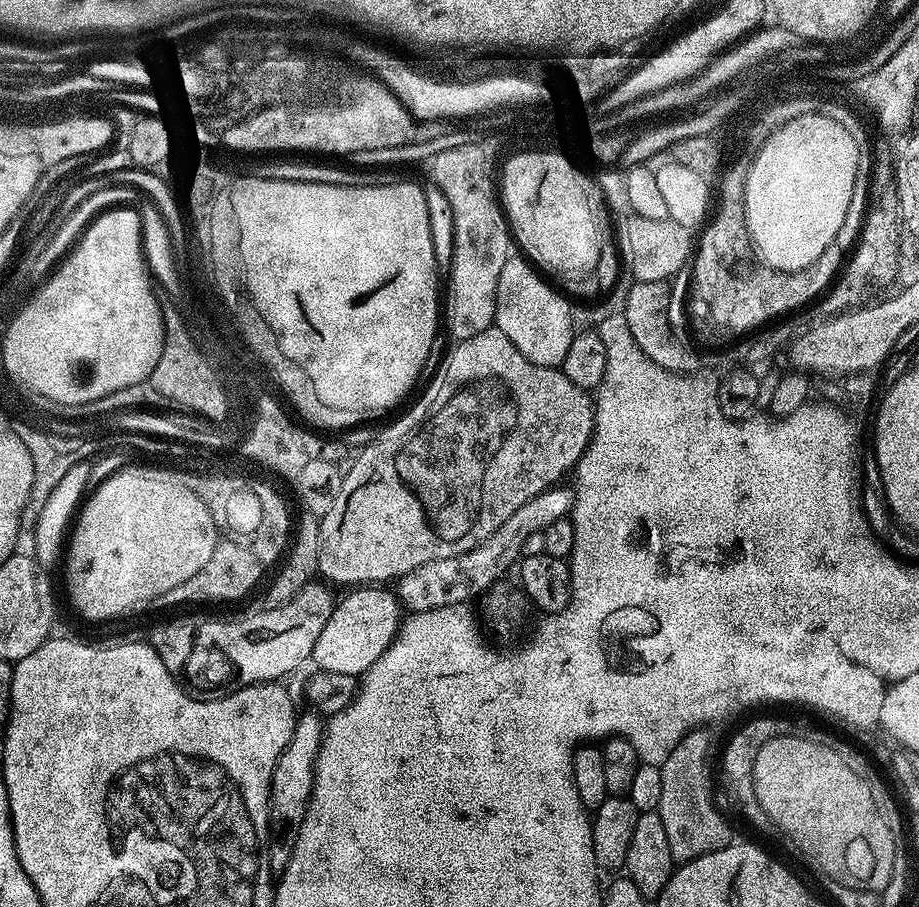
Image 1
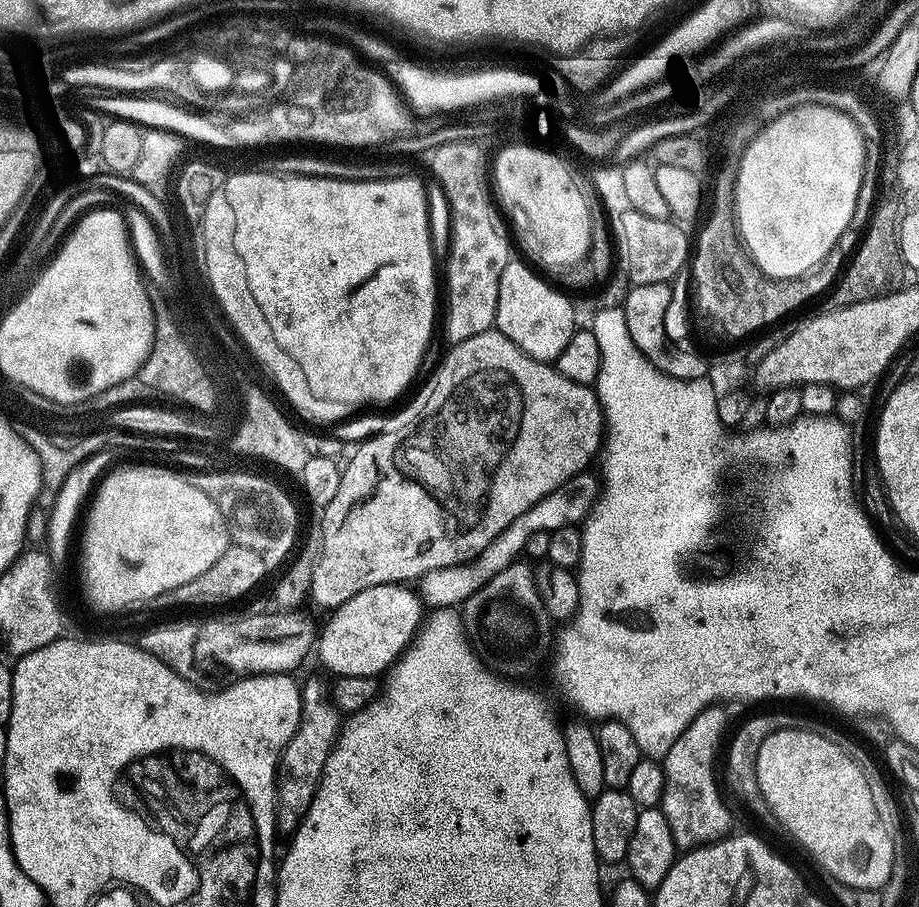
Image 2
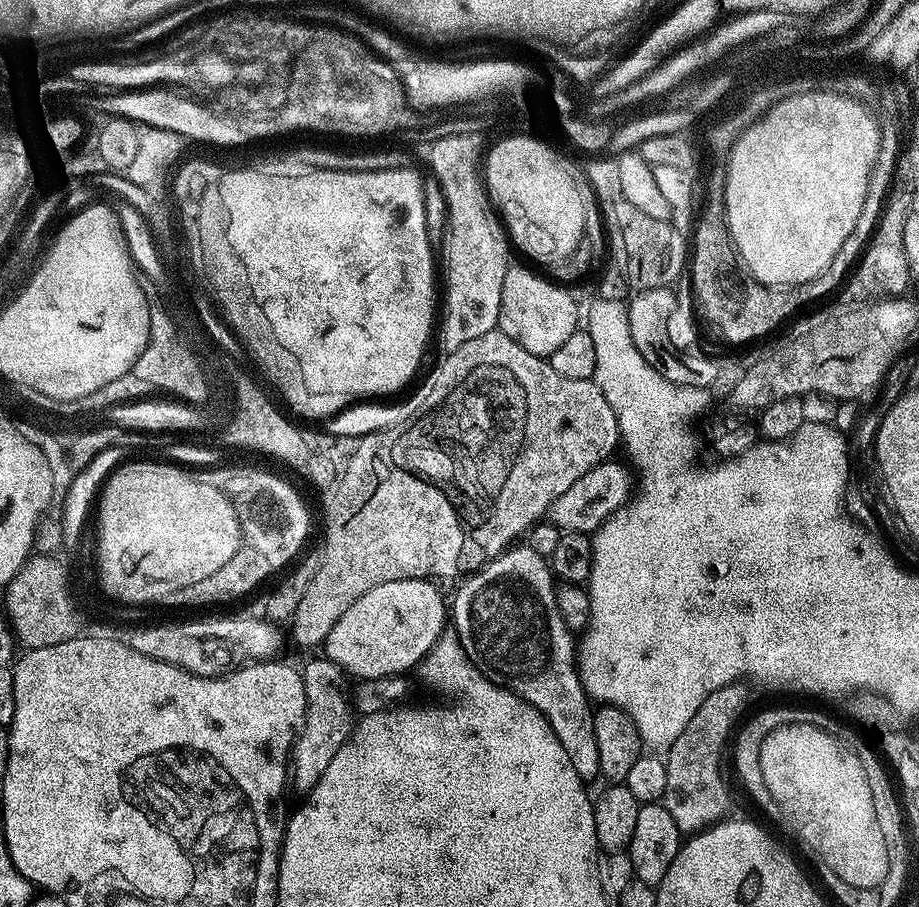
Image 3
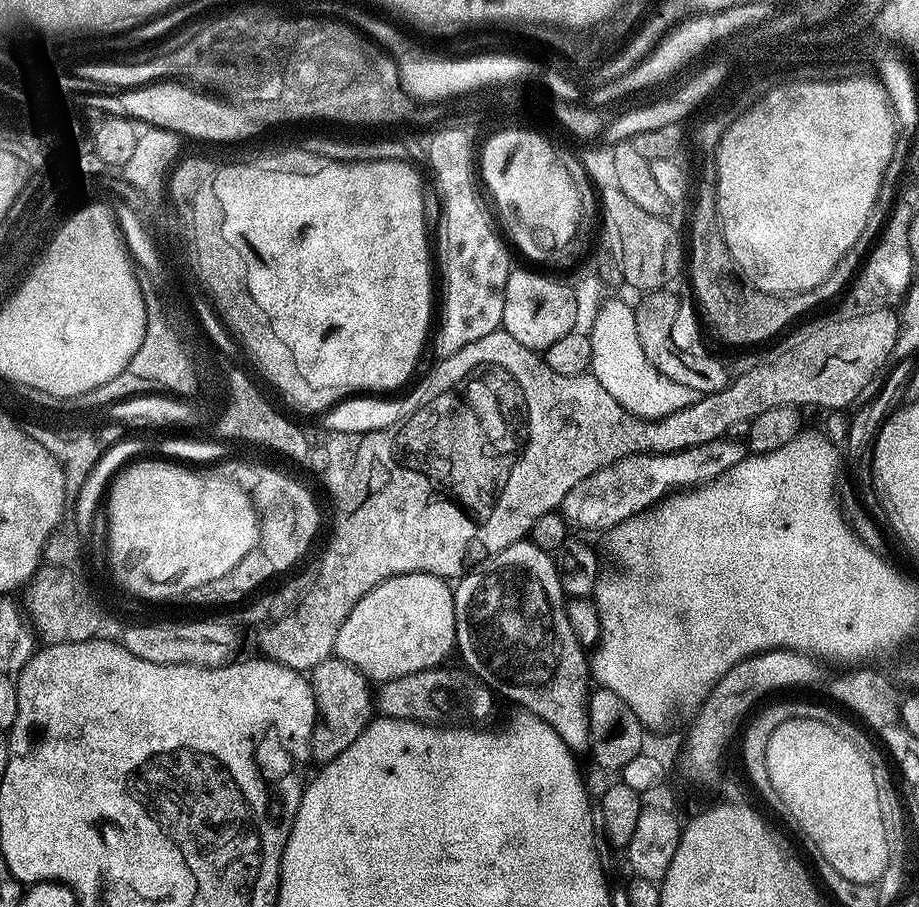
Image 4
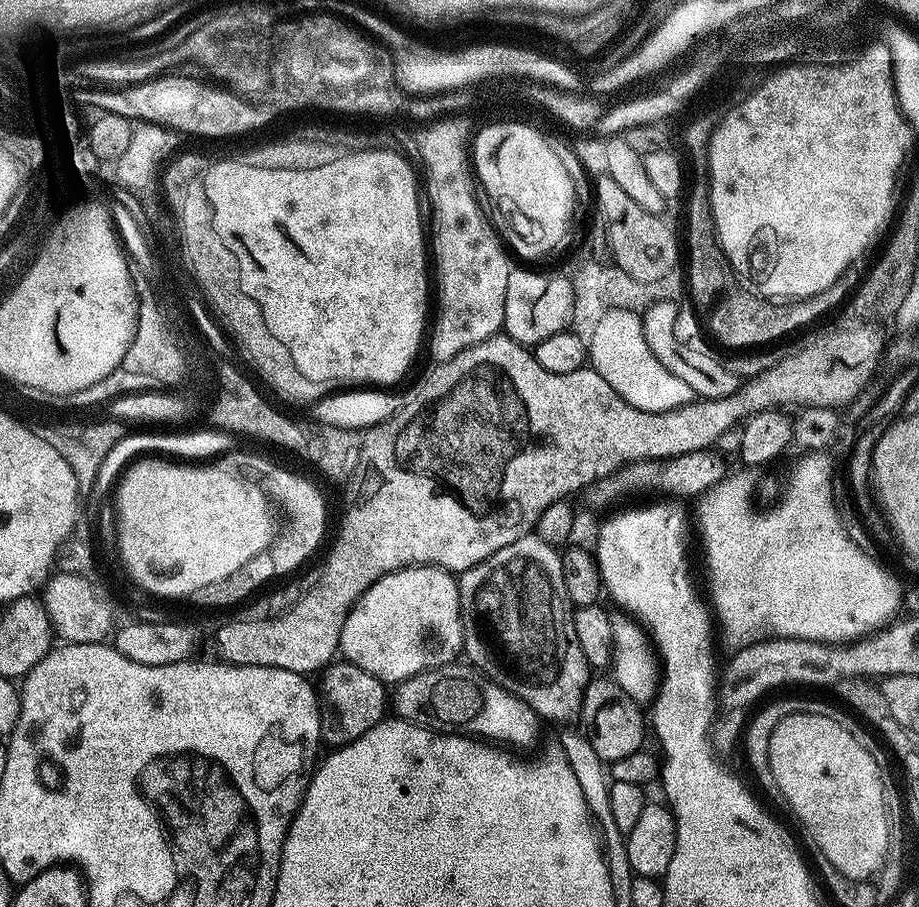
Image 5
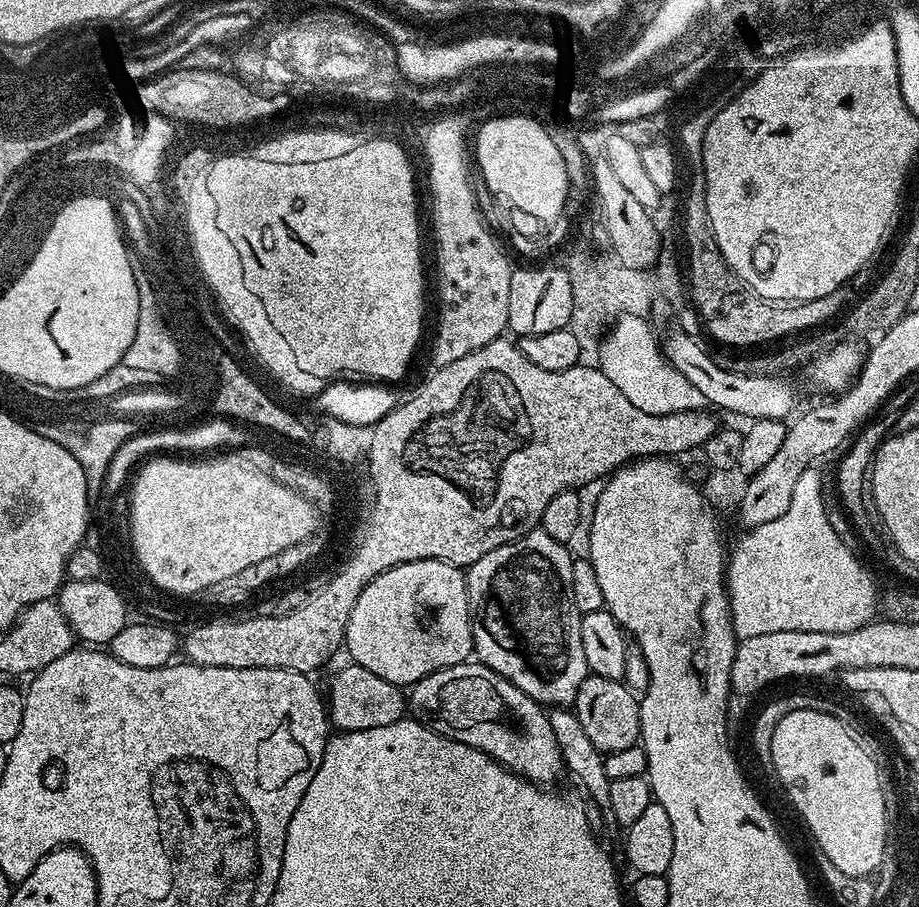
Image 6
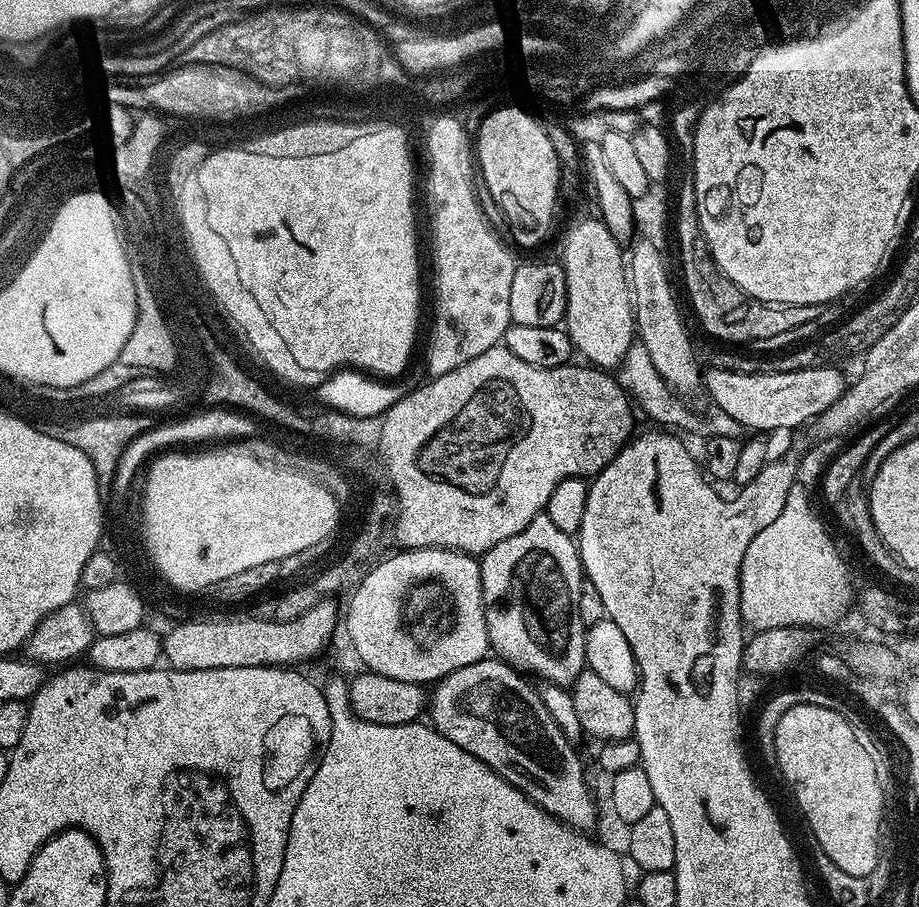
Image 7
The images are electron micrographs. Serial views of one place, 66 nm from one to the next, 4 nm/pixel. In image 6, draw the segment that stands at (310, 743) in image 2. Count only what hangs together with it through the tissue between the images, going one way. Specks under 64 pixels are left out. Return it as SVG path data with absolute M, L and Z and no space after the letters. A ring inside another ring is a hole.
M345 664L345 668L337 670L328 692L326 688L326 711L333 729L340 732L357 732L370 730L374 726L390 726L405 719L406 696L401 685L386 682L378 678L378 674L370 674L370 670L357 664Z

